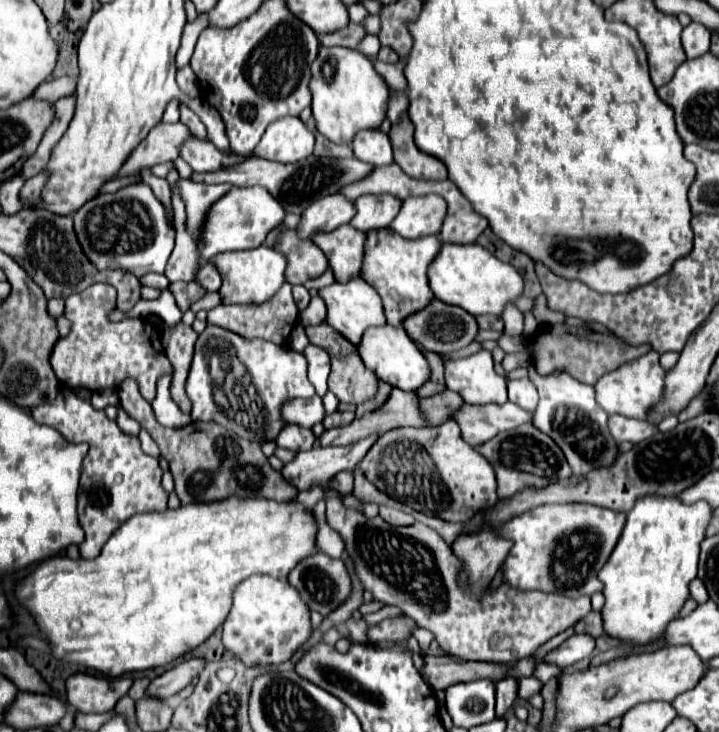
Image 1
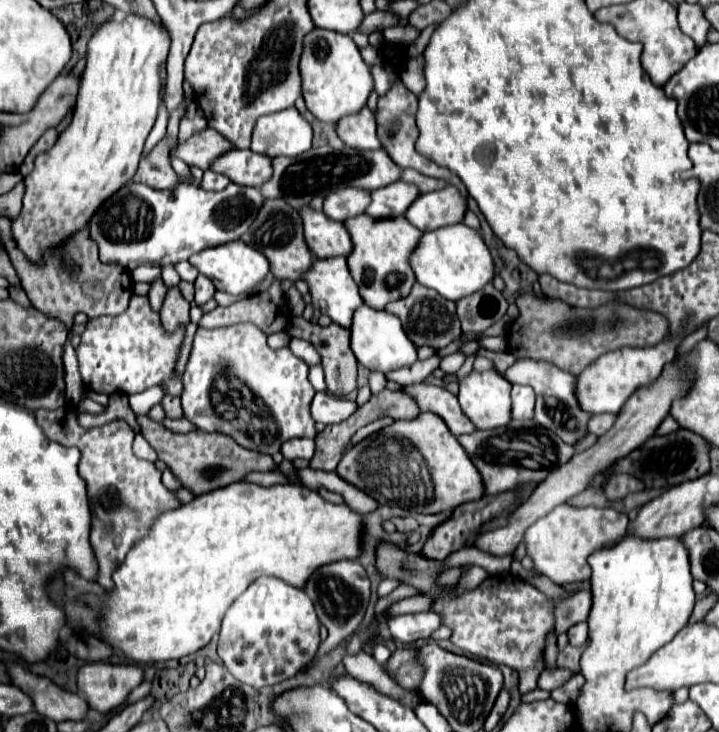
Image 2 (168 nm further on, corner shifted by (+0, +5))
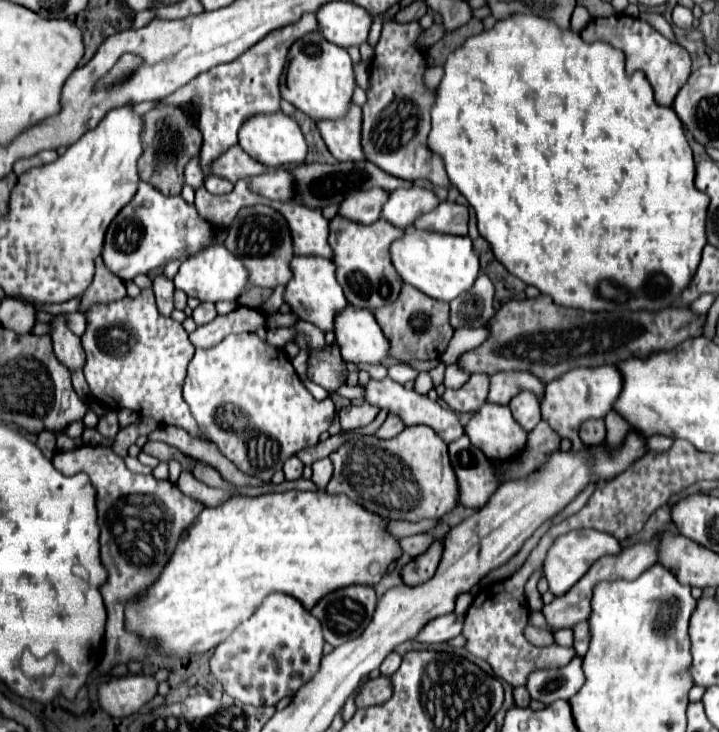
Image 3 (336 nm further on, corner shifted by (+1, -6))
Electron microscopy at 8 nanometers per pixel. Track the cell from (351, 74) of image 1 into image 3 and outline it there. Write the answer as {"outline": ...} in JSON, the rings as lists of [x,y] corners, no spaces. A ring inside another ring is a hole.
{"outline":[[[312,31],[310,35],[296,39],[296,43],[290,47],[286,79],[280,85],[280,95],[314,121],[338,119],[346,115],[352,103],[354,85],[356,81],[352,71],[352,59],[346,49],[326,41],[320,31]]]}

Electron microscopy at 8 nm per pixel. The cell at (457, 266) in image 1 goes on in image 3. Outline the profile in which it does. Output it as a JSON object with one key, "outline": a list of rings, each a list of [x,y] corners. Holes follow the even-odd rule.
{"outline":[[[412,225],[404,229],[404,235],[398,241],[392,241],[390,257],[404,283],[414,285],[422,293],[440,301],[452,301],[460,293],[468,291],[474,285],[480,271],[478,255],[472,249],[470,237],[420,231]]]}

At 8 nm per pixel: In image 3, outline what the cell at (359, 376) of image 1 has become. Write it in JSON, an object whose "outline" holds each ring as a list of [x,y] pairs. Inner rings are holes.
{"outline":[[[330,345],[326,351],[310,351],[308,357],[308,379],[324,387],[326,391],[338,389],[340,383],[340,371],[344,369],[344,361],[340,357],[340,351],[336,345]]]}

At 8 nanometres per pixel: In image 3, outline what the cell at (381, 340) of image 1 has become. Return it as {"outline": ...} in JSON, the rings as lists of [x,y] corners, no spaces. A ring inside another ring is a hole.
{"outline":[[[352,305],[344,307],[344,311],[336,315],[334,335],[340,347],[340,355],[346,363],[380,365],[390,357],[390,343],[370,309]]]}

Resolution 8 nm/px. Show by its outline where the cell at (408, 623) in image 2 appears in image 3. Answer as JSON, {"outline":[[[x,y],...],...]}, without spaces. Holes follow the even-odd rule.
{"outline":[[[448,613],[448,615],[436,617],[418,633],[416,641],[422,641],[422,643],[444,643],[444,641],[450,641],[456,635],[462,633],[462,625],[464,625],[464,615]]]}

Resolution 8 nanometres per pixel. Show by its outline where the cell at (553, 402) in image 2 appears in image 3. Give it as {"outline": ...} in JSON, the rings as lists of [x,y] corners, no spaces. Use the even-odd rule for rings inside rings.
{"outline":[[[524,371],[496,373],[490,377],[490,389],[486,401],[508,405],[512,397],[518,395],[522,389],[530,389],[536,395],[540,395],[540,391],[544,391],[544,383],[540,383],[532,373]]]}

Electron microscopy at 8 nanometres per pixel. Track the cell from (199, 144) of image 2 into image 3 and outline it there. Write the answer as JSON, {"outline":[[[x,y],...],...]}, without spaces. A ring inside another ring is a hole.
{"outline":[[[230,147],[224,155],[220,155],[214,163],[212,163],[212,173],[226,177],[228,181],[236,183],[238,179],[244,177],[252,177],[252,175],[262,175],[266,171],[266,167],[252,159],[246,151],[242,151],[242,147]]]}

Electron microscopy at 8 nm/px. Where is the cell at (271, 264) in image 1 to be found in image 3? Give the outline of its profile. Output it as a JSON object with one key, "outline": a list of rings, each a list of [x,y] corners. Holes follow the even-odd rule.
{"outline":[[[216,243],[216,247],[208,247],[208,251],[192,255],[192,259],[184,259],[174,277],[174,285],[188,297],[196,297],[200,301],[236,301],[248,285],[248,271],[222,243]]]}

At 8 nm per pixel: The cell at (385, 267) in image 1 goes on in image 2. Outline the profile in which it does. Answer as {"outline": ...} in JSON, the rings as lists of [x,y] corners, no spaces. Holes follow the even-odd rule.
{"outline":[[[361,214],[345,220],[345,226],[349,228],[353,240],[353,252],[349,254],[347,264],[365,304],[375,310],[385,310],[389,302],[409,296],[413,284],[417,282],[409,264],[409,256],[413,254],[423,234],[413,228],[403,216],[373,220],[371,216]]]}

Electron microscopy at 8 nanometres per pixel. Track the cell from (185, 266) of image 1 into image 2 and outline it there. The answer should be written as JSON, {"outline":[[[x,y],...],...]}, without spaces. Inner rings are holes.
{"outline":[[[177,262],[175,264],[175,270],[177,270],[177,274],[183,278],[183,280],[187,280],[187,282],[195,282],[195,278],[197,278],[197,268],[193,268],[193,264],[189,264],[189,262]]]}

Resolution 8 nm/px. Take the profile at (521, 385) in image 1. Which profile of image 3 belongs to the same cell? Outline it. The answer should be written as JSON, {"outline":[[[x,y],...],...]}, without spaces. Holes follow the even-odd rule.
{"outline":[[[520,391],[520,395],[512,397],[508,407],[524,431],[532,431],[534,425],[538,425],[542,419],[540,417],[540,403],[532,391]]]}

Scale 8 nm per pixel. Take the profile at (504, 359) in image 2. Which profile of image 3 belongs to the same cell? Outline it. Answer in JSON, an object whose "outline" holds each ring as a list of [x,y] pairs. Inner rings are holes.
{"outline":[[[472,375],[460,389],[446,389],[442,401],[456,413],[472,413],[488,395],[488,375]]]}

